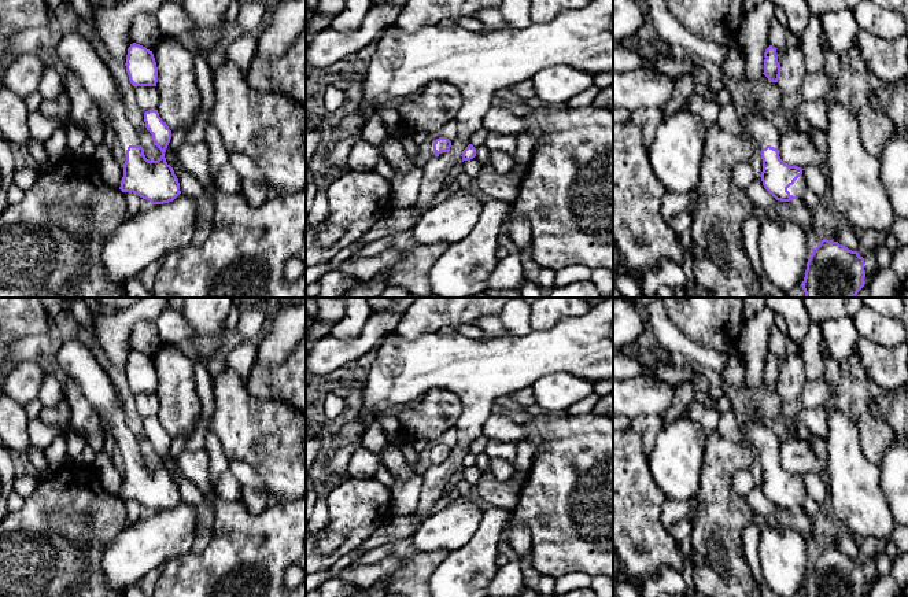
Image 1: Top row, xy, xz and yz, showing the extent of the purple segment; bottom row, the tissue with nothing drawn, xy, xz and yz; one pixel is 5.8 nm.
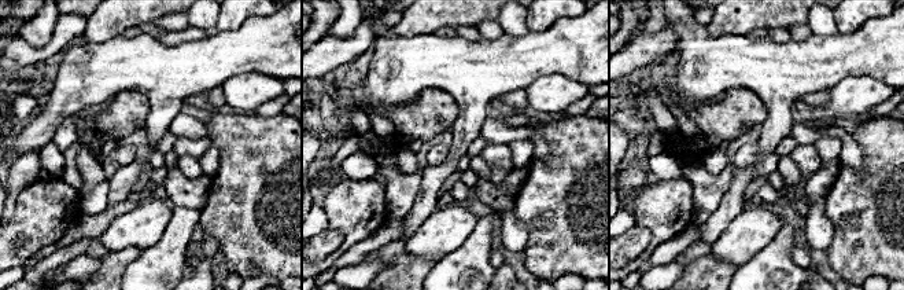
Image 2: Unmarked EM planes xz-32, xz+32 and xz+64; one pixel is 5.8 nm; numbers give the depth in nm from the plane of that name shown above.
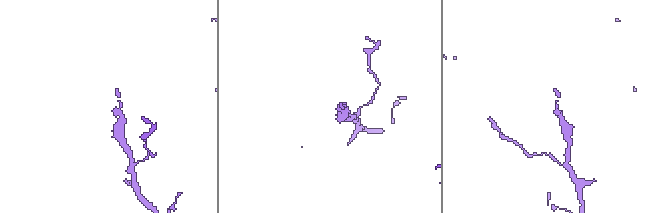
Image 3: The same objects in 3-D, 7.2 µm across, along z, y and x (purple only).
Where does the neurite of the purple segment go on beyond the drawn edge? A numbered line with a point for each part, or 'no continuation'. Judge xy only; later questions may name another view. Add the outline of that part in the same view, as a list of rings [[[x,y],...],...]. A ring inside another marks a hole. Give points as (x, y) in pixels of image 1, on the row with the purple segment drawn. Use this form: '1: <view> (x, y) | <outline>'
1: xy (74, 51) | [[[77,30],[63,34],[55,54],[59,66],[78,75],[100,111],[108,117],[108,128],[117,137],[125,163],[128,147],[140,145],[140,141],[137,130],[126,117],[123,97],[111,70],[96,52],[91,38]]]

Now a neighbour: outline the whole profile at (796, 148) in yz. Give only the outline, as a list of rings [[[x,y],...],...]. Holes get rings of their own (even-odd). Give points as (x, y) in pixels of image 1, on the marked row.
[[[793,130],[779,137],[779,156],[790,166],[804,169],[812,165],[827,172],[828,161],[826,151],[819,151],[813,141],[798,130]]]

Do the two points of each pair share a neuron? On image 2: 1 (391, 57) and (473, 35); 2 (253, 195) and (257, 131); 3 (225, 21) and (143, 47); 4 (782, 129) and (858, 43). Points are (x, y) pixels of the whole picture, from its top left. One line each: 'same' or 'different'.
1: different
2: same
3: different
4: same

